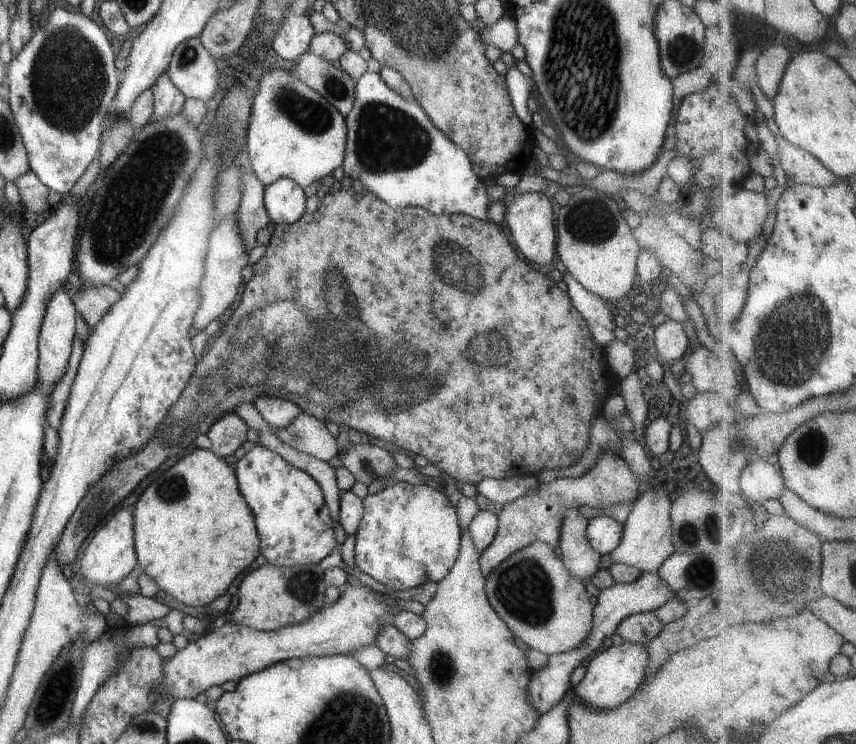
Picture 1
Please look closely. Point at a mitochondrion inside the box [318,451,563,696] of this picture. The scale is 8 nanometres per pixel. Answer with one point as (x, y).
(523, 589)

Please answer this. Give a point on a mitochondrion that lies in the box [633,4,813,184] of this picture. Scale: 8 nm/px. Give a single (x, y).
(684, 50)

